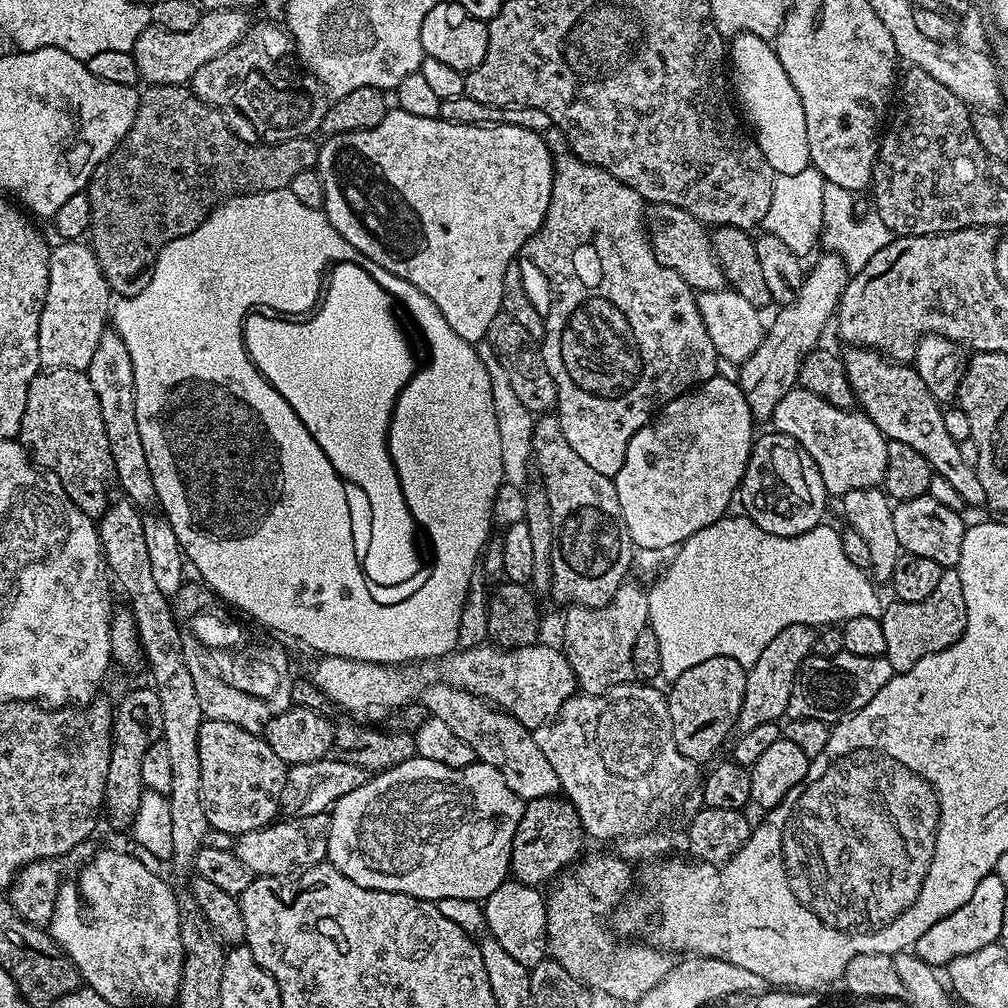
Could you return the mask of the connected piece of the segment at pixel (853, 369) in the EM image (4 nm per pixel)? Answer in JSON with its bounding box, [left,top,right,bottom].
[842,346,986,505]

